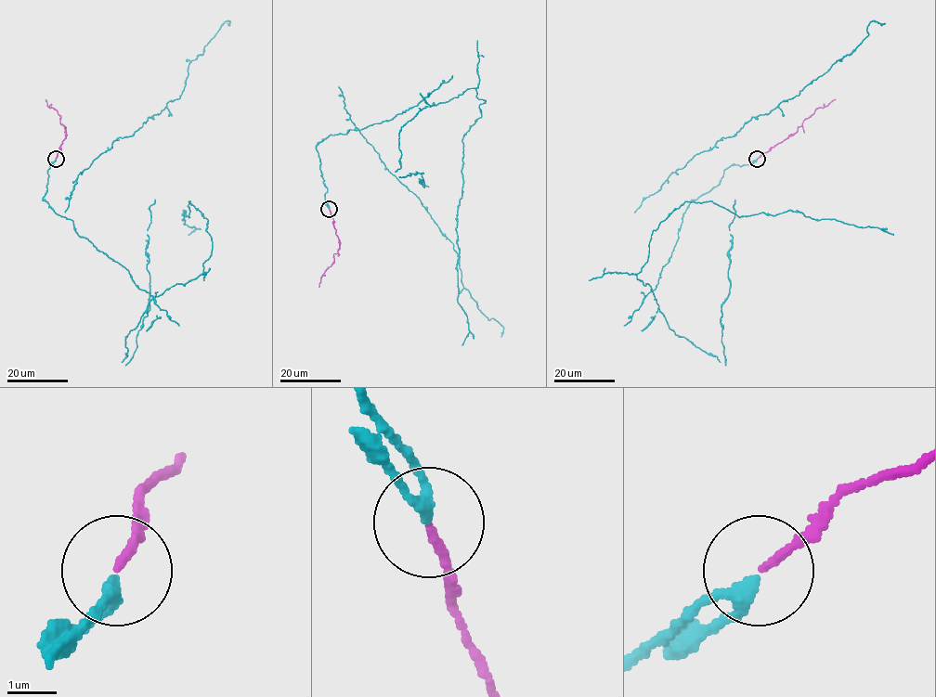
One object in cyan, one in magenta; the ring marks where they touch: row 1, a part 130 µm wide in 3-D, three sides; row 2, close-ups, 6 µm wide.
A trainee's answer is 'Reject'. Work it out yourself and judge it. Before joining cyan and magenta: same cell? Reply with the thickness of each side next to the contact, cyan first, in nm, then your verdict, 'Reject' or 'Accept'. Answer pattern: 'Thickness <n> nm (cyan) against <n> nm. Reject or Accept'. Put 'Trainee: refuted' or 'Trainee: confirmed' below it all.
Thickness 220 nm (cyan) against 140 nm. Accept
Trainee: refuted

